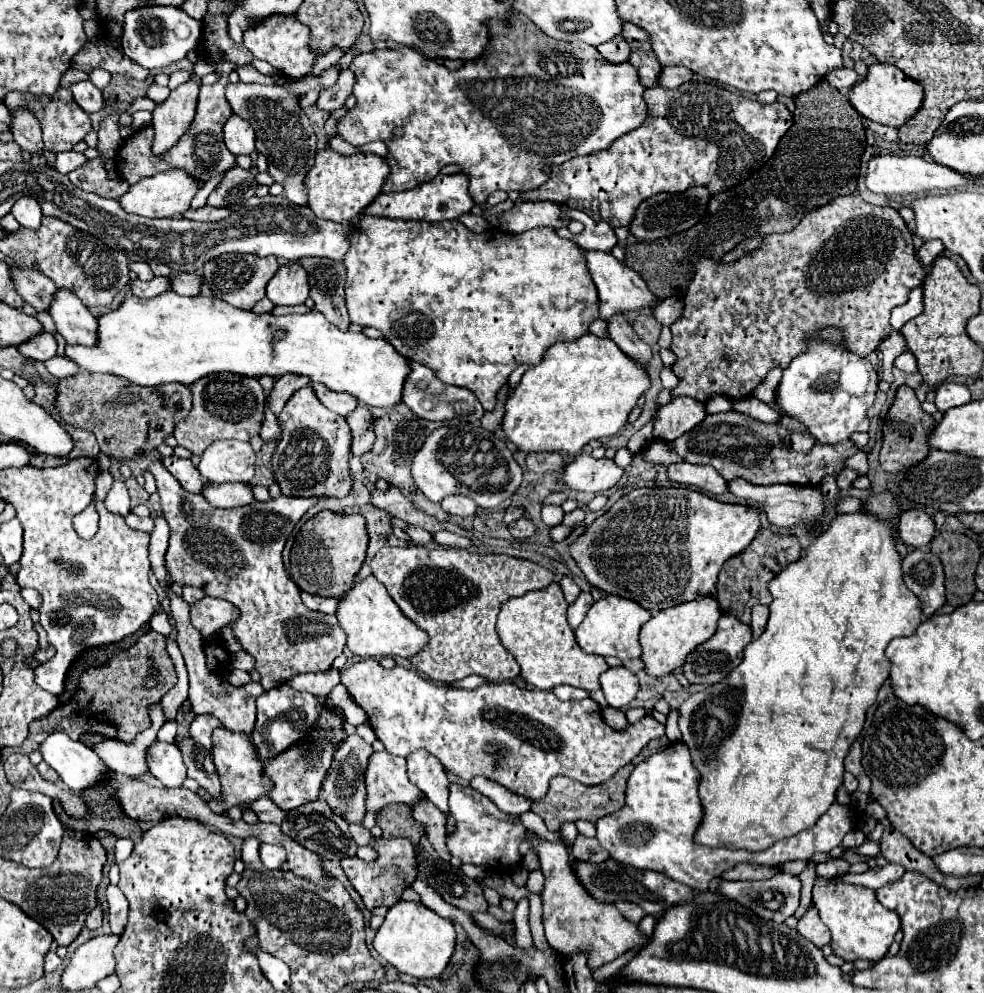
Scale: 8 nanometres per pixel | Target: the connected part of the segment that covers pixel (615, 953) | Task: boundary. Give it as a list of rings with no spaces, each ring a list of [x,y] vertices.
[[[539,836],[529,838],[531,842],[531,850],[537,854],[539,858],[539,870],[545,876],[545,898],[543,898],[543,926],[545,926],[545,938],[549,942],[549,946],[553,950],[557,950],[563,956],[571,956],[573,952],[585,952],[587,960],[589,960],[589,968],[597,970],[603,964],[623,956],[625,952],[633,950],[633,948],[641,948],[647,946],[651,942],[651,938],[647,938],[637,924],[629,922],[621,912],[617,912],[617,908],[613,904],[605,904],[595,900],[587,890],[583,890],[583,884],[579,882],[579,878],[575,876],[575,868],[571,864],[569,852],[561,842],[547,842]]]

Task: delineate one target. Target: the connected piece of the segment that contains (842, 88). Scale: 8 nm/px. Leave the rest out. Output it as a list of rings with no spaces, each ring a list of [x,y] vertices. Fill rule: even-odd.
[[[837,68],[837,70],[831,70],[827,76],[825,76],[825,80],[833,86],[833,88],[837,88],[839,92],[847,92],[849,88],[851,88],[851,84],[857,84],[857,72],[853,70],[853,68]]]

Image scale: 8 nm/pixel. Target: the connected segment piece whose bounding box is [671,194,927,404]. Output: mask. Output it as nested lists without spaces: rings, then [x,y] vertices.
[[[849,194],[849,196],[837,196],[831,204],[825,204],[821,208],[817,208],[815,212],[809,212],[807,216],[803,216],[803,220],[791,230],[791,232],[783,232],[783,234],[769,234],[763,238],[761,246],[743,256],[737,262],[731,264],[719,264],[711,258],[699,258],[695,262],[695,278],[691,280],[689,288],[687,288],[687,296],[685,296],[685,308],[681,318],[671,326],[673,332],[673,342],[671,342],[671,352],[675,354],[675,364],[671,366],[671,370],[675,372],[675,376],[679,378],[679,384],[671,390],[671,396],[689,396],[699,400],[701,404],[707,404],[713,396],[723,394],[731,400],[741,400],[741,398],[749,398],[753,394],[753,390],[763,382],[763,378],[767,376],[767,372],[771,372],[771,368],[787,368],[789,362],[803,352],[807,346],[807,336],[809,332],[815,332],[819,328],[827,328],[827,326],[837,326],[843,330],[843,334],[847,336],[847,348],[853,350],[859,356],[867,356],[871,352],[875,352],[879,348],[879,344],[889,338],[891,334],[891,324],[889,324],[889,316],[891,310],[905,304],[907,302],[907,294],[911,288],[921,286],[925,280],[925,268],[919,264],[919,260],[915,258],[915,248],[913,248],[913,234],[909,232],[907,224],[901,220],[899,212],[891,206],[873,206],[863,202],[857,194]]]

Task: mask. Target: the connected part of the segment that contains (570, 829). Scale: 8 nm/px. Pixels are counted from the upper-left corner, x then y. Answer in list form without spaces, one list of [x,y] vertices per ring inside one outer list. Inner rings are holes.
[[[565,822],[561,828],[559,828],[559,834],[561,834],[561,838],[563,838],[563,842],[567,844],[567,846],[571,846],[573,844],[573,840],[577,838],[577,826],[573,824],[573,822]]]

